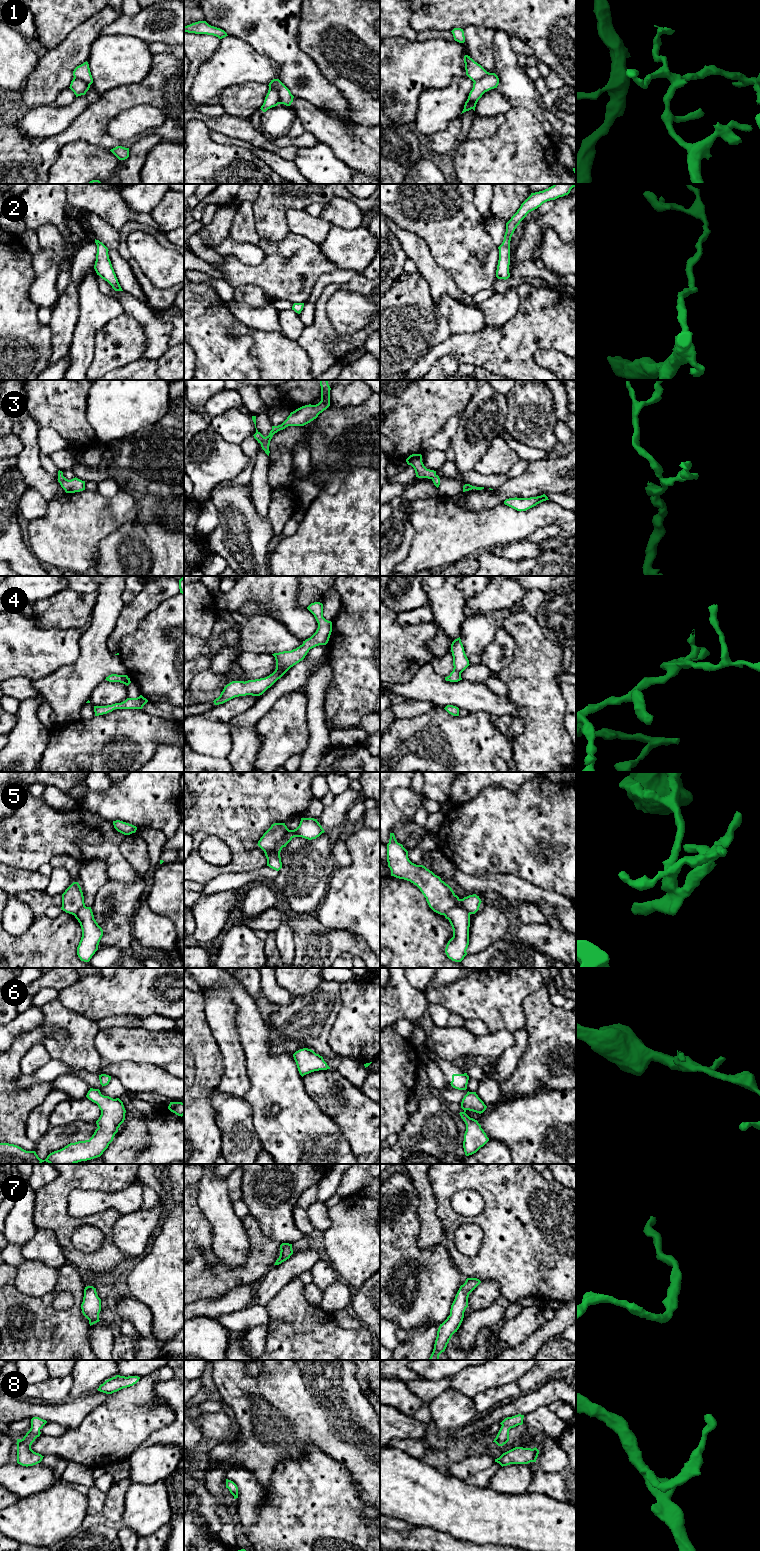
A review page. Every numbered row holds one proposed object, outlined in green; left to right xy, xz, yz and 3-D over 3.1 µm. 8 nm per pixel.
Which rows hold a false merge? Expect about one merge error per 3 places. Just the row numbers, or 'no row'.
1, 5

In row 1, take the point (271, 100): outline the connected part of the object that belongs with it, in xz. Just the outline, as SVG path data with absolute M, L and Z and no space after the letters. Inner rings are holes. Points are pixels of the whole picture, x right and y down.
M269 87L264 103L260 109L263 112L266 112L268 109L275 107L278 104L280 104L280 102L279 102L279 95L278 95L276 88Z

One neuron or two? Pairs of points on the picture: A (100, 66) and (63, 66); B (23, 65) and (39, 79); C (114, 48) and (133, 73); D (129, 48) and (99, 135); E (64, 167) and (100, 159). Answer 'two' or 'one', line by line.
A: two
B: two
C: one
D: two
E: one

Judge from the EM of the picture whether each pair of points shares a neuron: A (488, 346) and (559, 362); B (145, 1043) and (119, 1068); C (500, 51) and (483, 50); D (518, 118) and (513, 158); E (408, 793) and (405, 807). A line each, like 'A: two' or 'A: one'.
A: two
B: two
C: two
D: one
E: one

